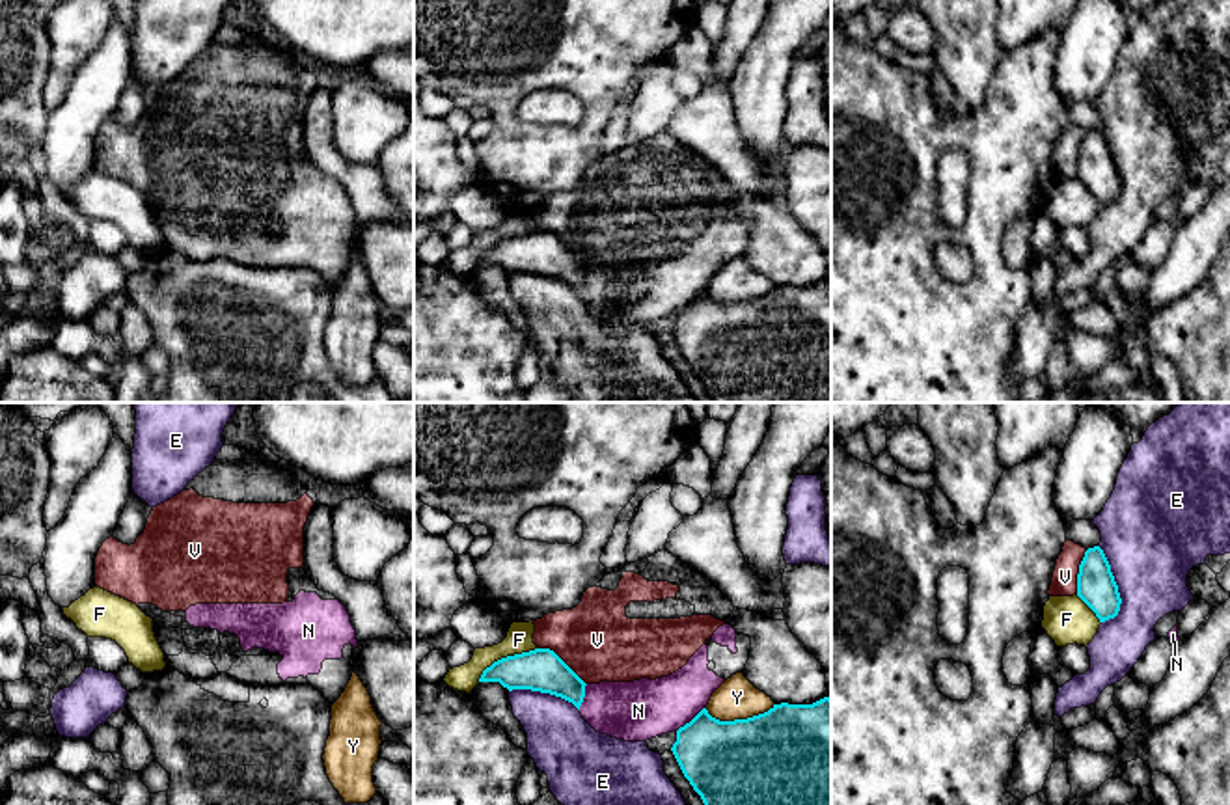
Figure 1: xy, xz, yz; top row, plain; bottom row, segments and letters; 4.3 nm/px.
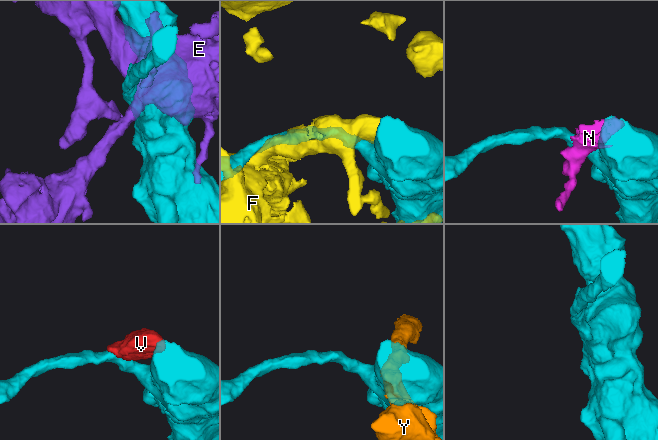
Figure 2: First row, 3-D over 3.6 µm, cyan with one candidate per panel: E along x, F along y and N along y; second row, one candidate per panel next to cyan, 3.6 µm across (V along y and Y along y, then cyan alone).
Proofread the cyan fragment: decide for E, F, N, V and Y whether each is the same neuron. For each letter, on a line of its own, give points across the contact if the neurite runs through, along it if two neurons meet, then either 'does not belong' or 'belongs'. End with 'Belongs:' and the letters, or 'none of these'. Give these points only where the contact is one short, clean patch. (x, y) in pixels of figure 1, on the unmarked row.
E: does not belong
F: does not belong
N: does not belong
V: along xz (539, 230), (548, 230), (586, 267) | does not belong
Y: does not belong
Belongs: none of these

